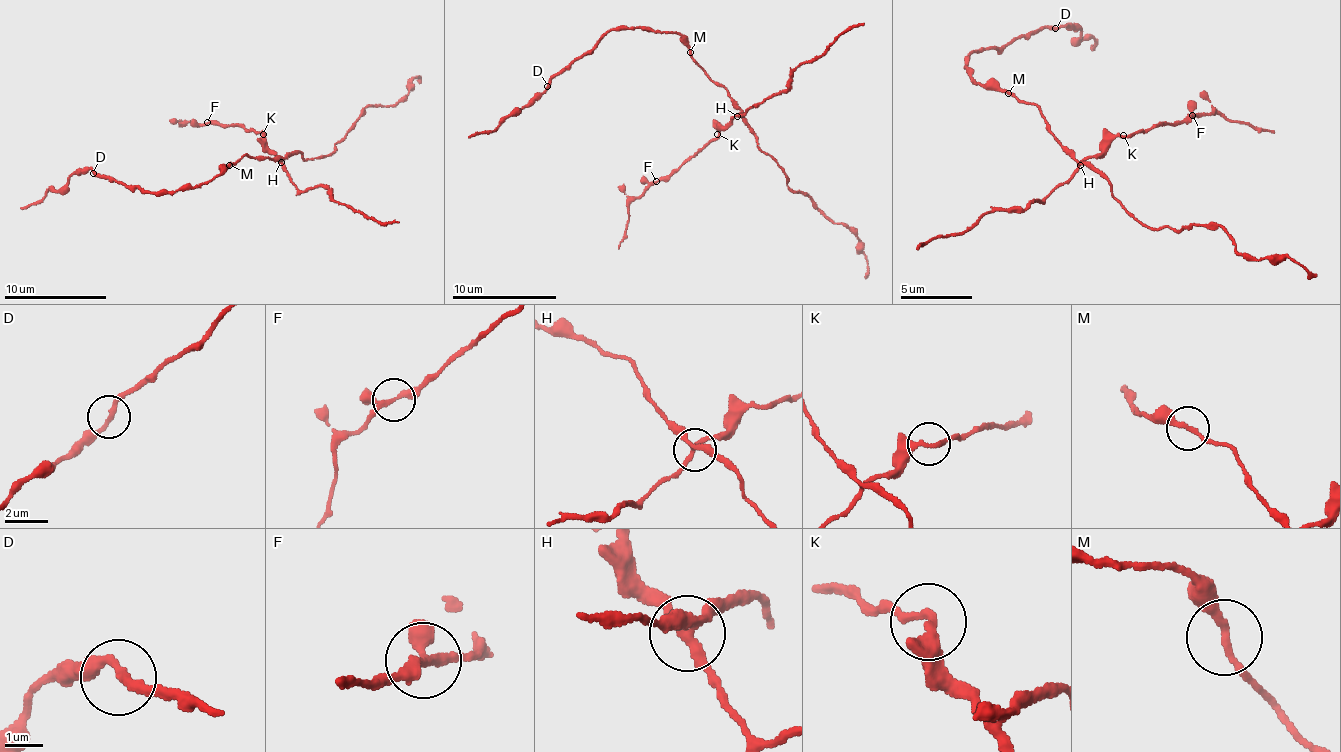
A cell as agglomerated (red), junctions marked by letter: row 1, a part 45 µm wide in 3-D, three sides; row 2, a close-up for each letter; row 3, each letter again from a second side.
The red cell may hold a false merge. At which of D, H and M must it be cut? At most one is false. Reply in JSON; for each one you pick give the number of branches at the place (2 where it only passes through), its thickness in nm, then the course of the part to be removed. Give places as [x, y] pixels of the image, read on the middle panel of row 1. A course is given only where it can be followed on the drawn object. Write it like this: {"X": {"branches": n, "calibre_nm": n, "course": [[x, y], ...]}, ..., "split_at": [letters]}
{"H": {"branches": 4, "calibre_nm": 200, "course": [[738, 115], [727, 126], [717, 129], [717, 136], [630, 203], [626, 238], [618, 248]]}, "split_at": ["H"]}

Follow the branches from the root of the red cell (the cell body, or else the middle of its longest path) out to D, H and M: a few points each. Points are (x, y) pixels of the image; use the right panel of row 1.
D: (1029, 104), (974, 83), (973, 68), (966, 68), (968, 53), (983, 46), (999, 48), (1029, 30), (1055, 28)
H: (1029, 104), (1039, 110), (1045, 124), (1058, 141), (1072, 151), (1079, 164)
M: (1029, 104), (1012, 98), (1008, 93)

